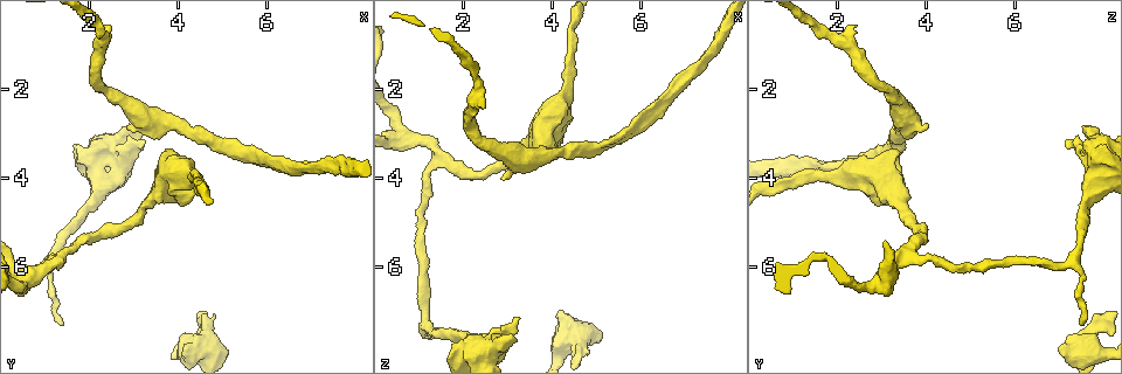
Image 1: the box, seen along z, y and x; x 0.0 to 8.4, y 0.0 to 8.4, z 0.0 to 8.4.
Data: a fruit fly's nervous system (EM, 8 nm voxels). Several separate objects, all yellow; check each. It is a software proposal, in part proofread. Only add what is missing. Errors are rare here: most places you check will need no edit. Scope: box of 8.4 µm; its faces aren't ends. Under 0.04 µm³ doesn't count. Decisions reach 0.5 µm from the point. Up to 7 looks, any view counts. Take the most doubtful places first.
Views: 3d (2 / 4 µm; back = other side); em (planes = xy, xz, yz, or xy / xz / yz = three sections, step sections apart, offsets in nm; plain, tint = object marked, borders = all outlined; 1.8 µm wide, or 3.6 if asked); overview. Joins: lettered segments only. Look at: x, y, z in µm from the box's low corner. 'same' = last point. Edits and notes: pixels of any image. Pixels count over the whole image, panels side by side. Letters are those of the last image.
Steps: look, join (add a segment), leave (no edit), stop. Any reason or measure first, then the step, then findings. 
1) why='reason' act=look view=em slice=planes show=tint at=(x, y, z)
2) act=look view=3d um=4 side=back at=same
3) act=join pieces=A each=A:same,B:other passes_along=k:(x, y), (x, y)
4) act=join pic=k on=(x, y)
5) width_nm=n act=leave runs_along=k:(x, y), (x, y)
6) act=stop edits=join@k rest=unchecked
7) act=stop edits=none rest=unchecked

act=look view=em um=3.6 slice=xz step=8 show=borders at=(2.90, 2.75, 4.00)

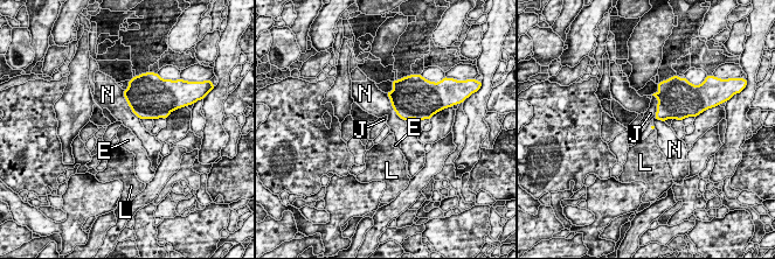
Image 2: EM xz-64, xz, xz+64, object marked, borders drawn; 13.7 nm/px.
longest_contact=N:460nm act=leave each=E:other,J:other,L:other,N:other found='none of them fits'

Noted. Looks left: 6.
act=look view=em slice=xy step=4 show=borders at=(2.25, 4.10, 7.80)

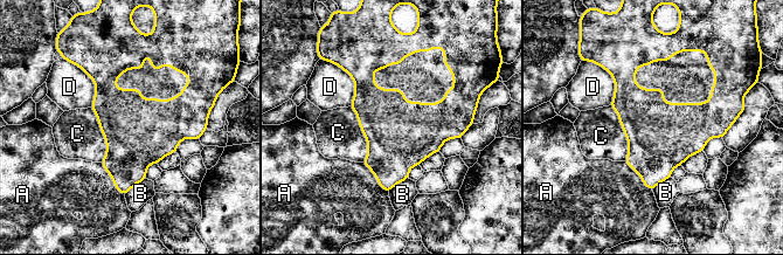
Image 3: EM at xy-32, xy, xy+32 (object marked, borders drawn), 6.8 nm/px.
act=leave each=A:other,B:other,C:other,D:other border=3:(350, 107), (366, 139), (364, 162) found='none of them fits'

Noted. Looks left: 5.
why='sudden change in width' act=look view=3d um=2 side=back at=(0.70, 6.25, 3.05)

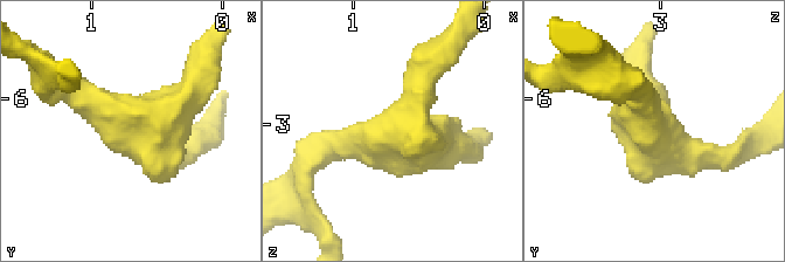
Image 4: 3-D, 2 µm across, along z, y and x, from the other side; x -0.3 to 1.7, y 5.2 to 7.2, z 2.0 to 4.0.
act=look view=em slice=yz step=16 show=borders at=(0.66, 6.24, 3.04)

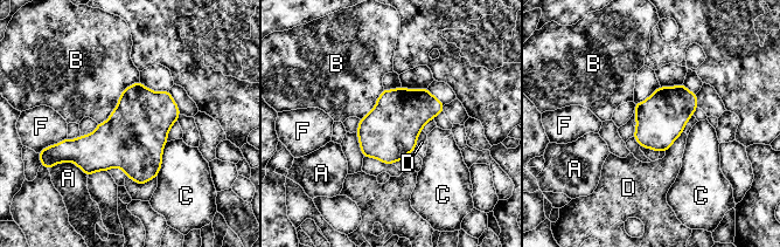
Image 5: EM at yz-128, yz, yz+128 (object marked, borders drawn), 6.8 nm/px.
act=leave each=A:other,B:other,C:other,D:other,F:other border=5:(139, 81), (98, 124) found='none of them fits'

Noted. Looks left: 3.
act=stop edits=none rest=unchecked

